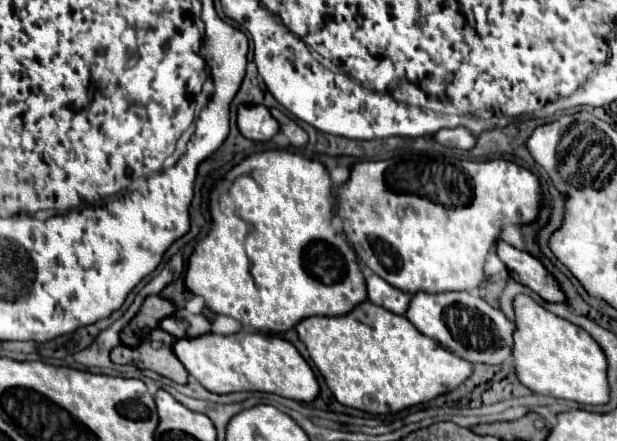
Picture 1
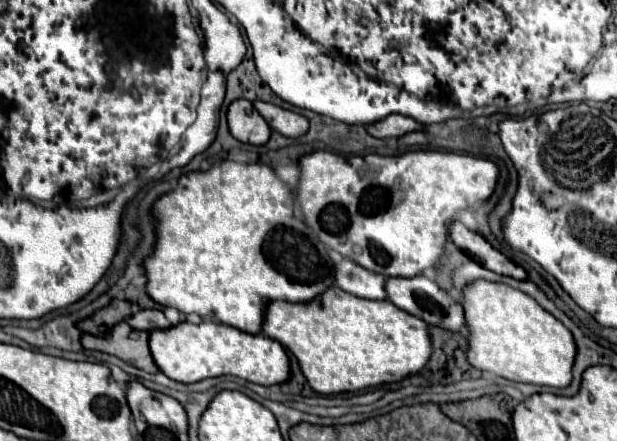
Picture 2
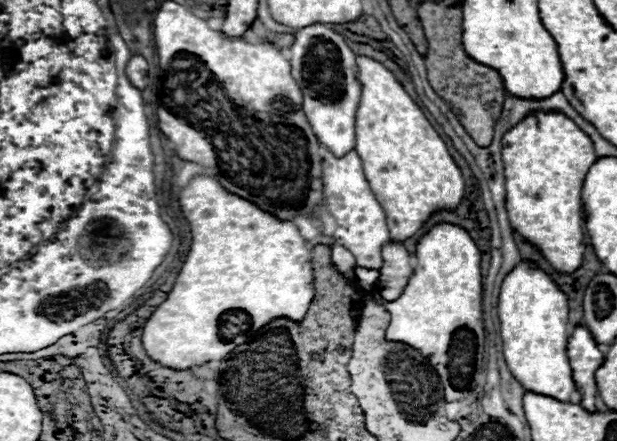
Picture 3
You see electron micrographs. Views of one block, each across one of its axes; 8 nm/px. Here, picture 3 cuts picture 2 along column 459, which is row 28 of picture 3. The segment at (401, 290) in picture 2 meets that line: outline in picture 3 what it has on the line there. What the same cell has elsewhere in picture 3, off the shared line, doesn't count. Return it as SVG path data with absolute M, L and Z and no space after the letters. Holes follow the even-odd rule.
M312 24L300 28L294 34L294 42L290 46L290 64L292 78L296 78L296 84L304 94L302 110L312 130L316 130L320 144L324 144L332 154L344 156L354 148L354 116L360 100L360 82L354 52L328 24Z

